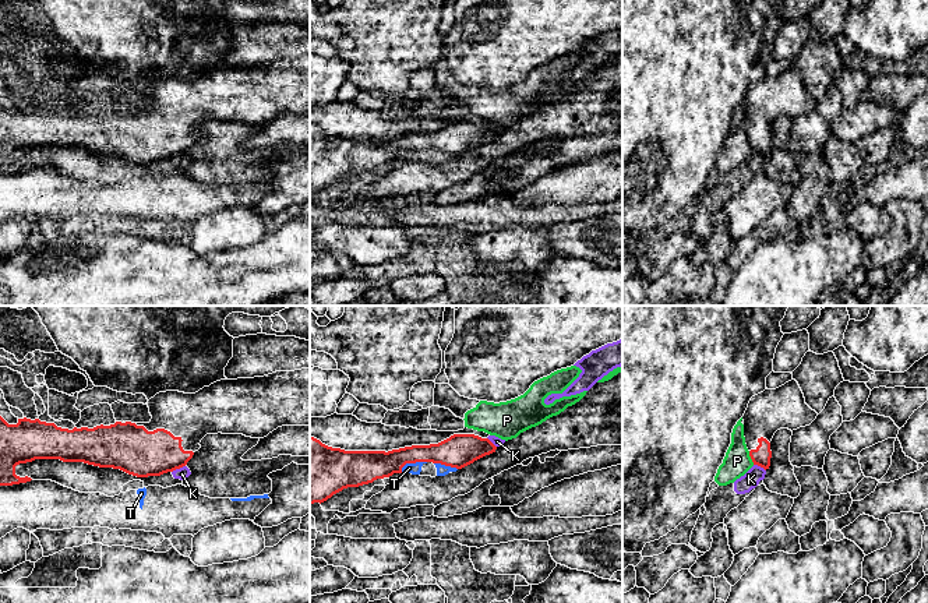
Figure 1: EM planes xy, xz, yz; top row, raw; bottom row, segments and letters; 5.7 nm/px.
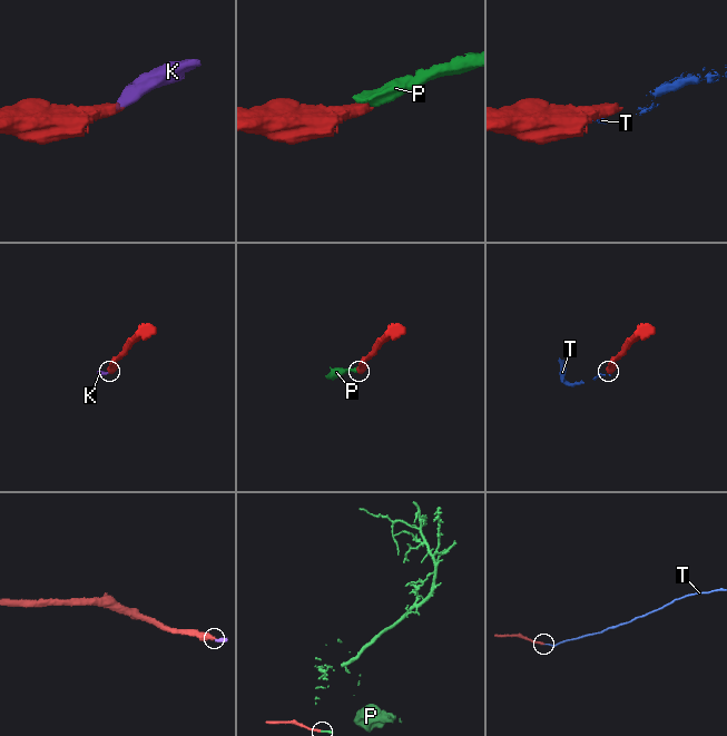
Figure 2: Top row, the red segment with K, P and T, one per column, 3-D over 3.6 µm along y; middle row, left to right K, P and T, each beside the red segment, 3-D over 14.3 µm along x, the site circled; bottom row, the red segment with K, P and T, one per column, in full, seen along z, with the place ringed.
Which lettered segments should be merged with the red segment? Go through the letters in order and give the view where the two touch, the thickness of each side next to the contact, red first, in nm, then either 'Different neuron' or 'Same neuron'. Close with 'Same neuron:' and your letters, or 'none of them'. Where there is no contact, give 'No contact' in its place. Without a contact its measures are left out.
K: Touches red in xy. Thickness 280 nm (red) against 70 nm. Different neuron
P: Touches red in yz. Thickness 110 nm (red) against 160 nm. Different neuron
T: Touches red in xz. Thickness 180 nm (red) against 60 nm. Different neuron
Same neuron: none of them

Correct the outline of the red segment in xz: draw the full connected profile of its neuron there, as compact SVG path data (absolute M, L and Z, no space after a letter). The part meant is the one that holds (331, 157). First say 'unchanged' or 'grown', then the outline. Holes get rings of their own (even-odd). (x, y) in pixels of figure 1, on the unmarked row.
unchanged | M454 121L438 131L388 140L345 138L310 123L310 191L321 191L343 176L402 161L406 151L433 149L462 156L495 137L488 126L474 121Z

